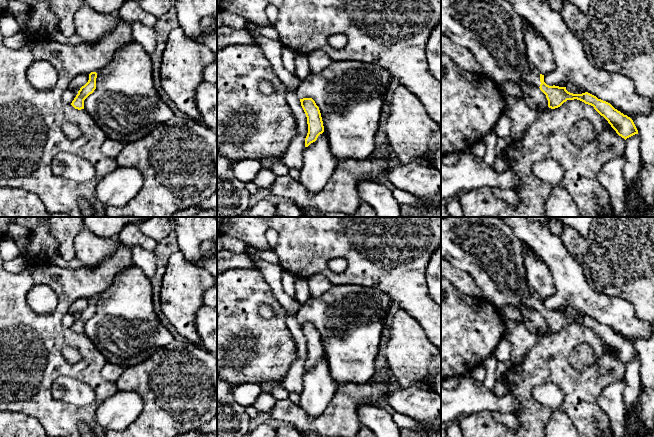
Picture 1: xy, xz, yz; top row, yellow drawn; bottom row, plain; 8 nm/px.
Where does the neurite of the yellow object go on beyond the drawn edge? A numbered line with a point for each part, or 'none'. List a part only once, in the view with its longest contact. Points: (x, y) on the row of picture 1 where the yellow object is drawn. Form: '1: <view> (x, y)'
1: yz (532, 78)

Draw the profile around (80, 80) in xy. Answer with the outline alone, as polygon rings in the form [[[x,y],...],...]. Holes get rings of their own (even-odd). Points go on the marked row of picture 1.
[[[89,74],[77,75],[70,83],[69,88],[76,91],[77,88],[84,86],[89,80]]]

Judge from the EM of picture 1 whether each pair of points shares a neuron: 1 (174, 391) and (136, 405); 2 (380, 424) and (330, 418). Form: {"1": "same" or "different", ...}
{"1": "different", "2": "different"}

